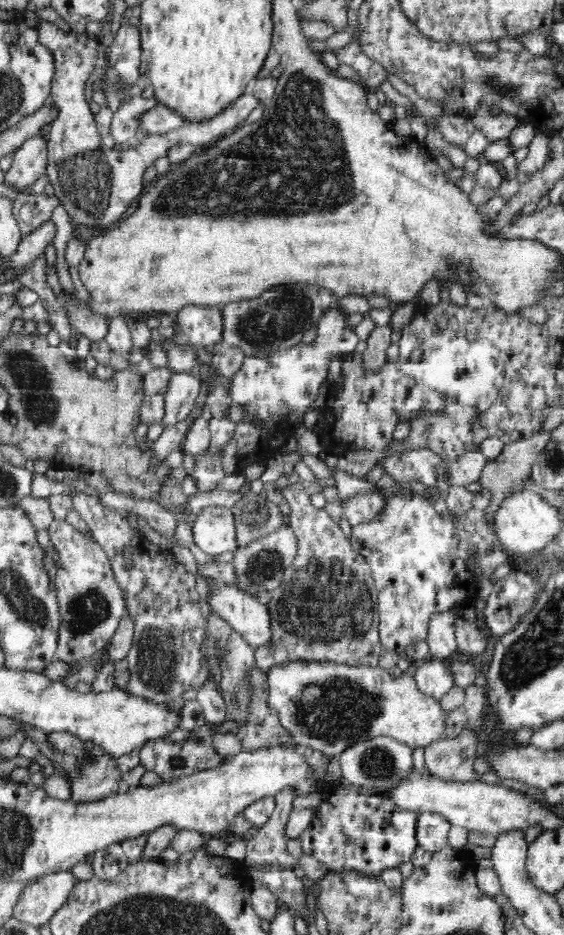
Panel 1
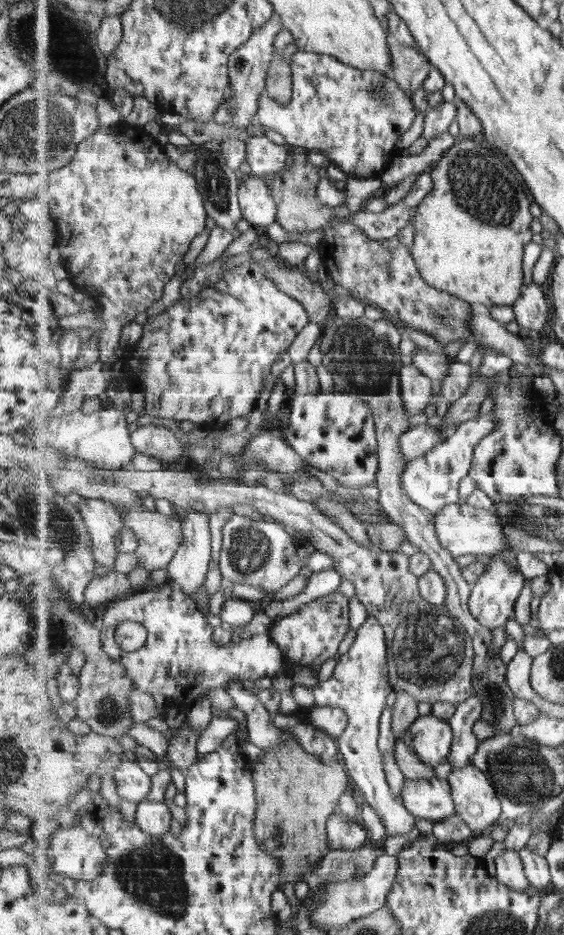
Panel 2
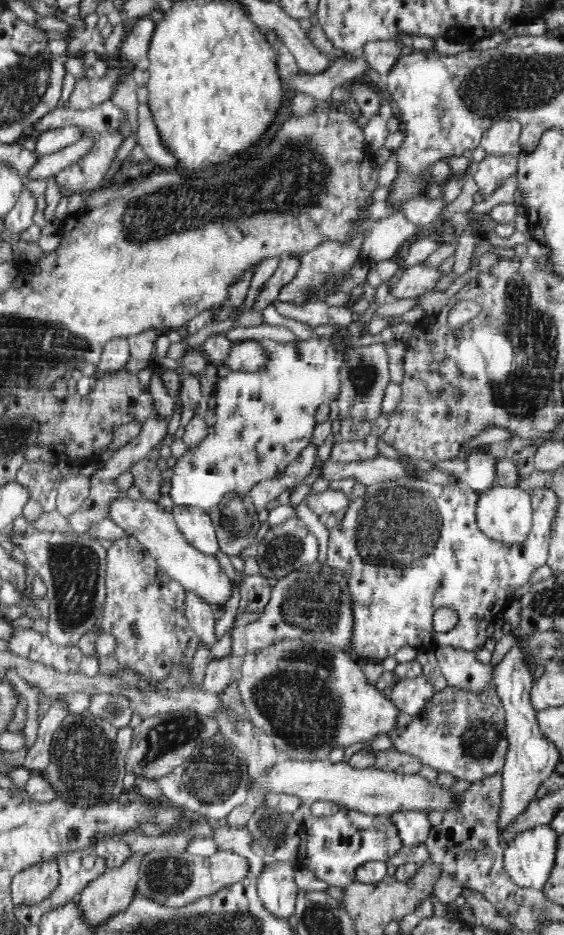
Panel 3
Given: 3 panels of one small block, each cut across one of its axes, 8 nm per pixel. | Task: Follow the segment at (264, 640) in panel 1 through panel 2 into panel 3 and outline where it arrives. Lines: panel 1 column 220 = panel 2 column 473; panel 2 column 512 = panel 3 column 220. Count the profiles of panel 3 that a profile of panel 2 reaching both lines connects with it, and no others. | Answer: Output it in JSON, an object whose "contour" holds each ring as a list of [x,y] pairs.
{"contour":[[[127,497],[112,502],[108,518],[114,519],[114,523],[120,525],[126,531],[126,535],[134,535],[158,563],[161,570],[186,592],[195,594],[216,614],[222,615],[226,612],[226,604],[234,594],[235,582],[232,582],[230,576],[222,571],[221,561],[218,561],[214,555],[205,554],[187,542],[183,532],[175,523],[172,513],[164,511],[163,507],[156,502],[150,502],[144,498],[132,500]]]}

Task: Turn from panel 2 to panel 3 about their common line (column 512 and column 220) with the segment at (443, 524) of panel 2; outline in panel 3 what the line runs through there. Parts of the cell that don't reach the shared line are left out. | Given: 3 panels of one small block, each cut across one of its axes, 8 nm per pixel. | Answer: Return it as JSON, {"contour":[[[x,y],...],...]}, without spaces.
{"contour":[[[175,505],[172,514],[175,523],[191,546],[208,555],[215,556],[221,551],[209,511],[195,506]]]}

